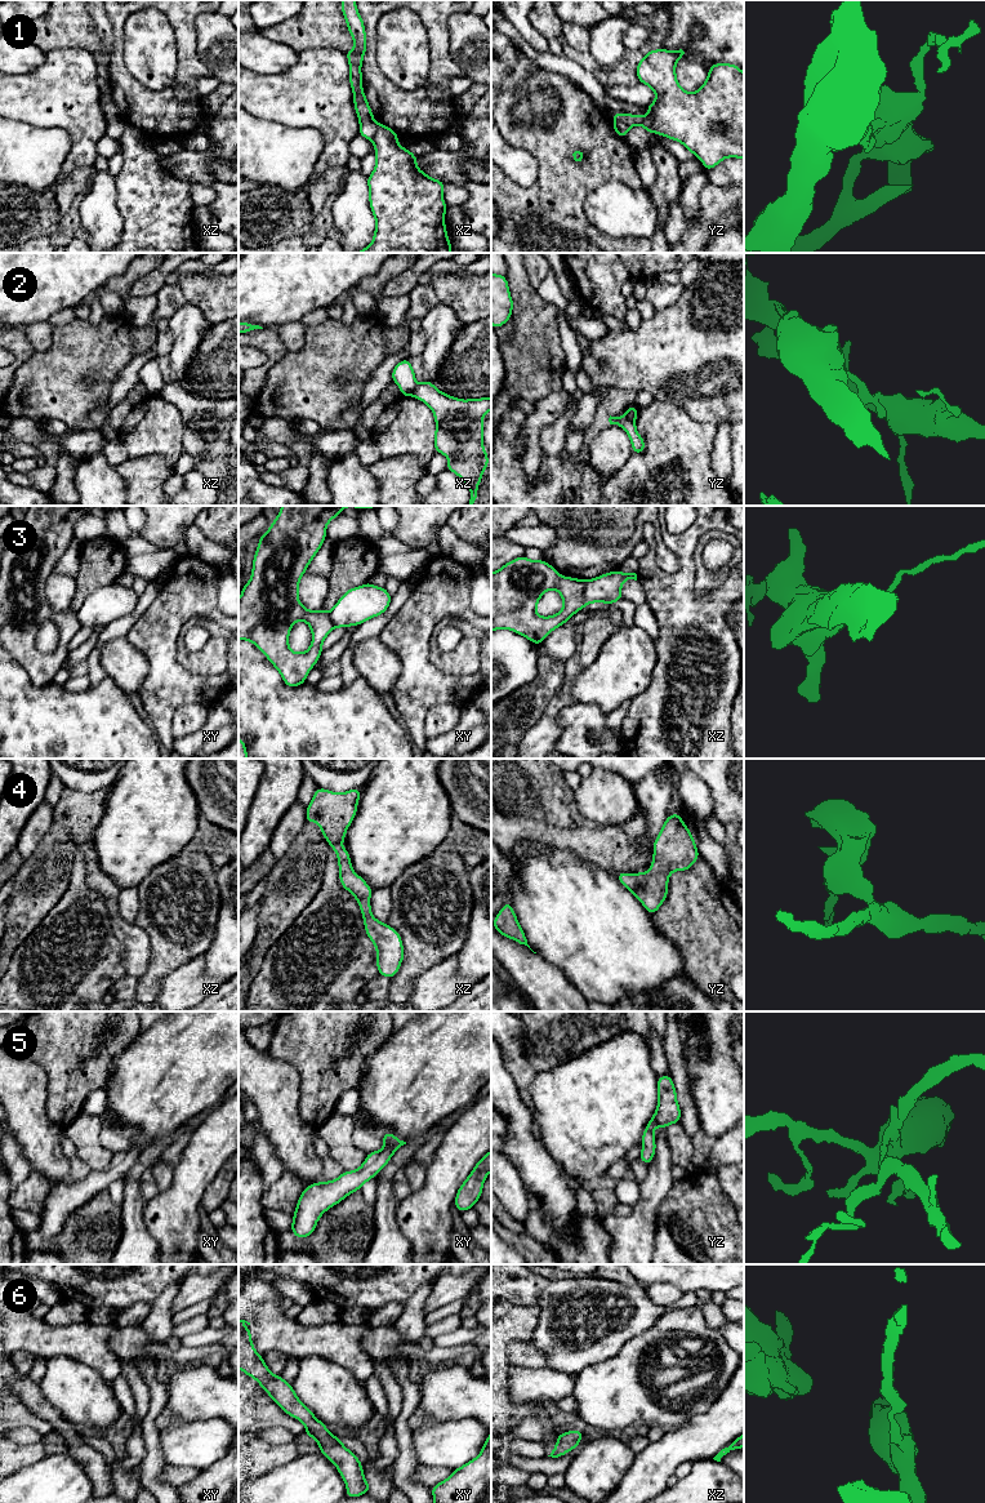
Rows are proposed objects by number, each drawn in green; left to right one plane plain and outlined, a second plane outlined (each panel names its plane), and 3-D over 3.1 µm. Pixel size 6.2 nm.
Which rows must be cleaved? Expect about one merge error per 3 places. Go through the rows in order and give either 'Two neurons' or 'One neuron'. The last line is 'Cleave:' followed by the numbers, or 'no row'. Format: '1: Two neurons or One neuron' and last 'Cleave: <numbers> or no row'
1: Two neurons
2: Two neurons
3: Two neurons
4: One neuron
5: One neuron
6: One neuron
Cleave: 1, 2, 3

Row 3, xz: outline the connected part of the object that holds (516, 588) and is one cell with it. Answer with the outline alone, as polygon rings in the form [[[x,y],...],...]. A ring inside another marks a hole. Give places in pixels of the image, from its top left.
[[[520,556],[491,573],[491,632],[507,628],[529,639],[538,646],[556,628],[566,623],[576,612],[584,609],[585,581],[562,577],[544,560],[532,561]],[[557,590],[563,600],[563,608],[558,614],[540,617],[536,605],[543,593]]]

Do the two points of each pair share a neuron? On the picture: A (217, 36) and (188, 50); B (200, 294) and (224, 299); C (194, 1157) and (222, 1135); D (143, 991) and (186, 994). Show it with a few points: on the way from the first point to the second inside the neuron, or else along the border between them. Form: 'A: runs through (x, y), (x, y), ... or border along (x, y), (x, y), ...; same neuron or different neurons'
A: border along (197, 16), (195, 21), (196, 56), (212, 74); different neurons
B: runs through (206, 294), (210, 298), (218, 298); same neuron
C: runs through (200, 1156), (215, 1141); same neuron
D: border along (177, 966), (161, 981), (160, 992), (156, 997); different neurons

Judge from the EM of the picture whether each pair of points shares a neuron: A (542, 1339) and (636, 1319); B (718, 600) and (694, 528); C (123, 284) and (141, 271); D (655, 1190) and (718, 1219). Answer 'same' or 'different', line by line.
A: same
B: same
C: same
D: different

